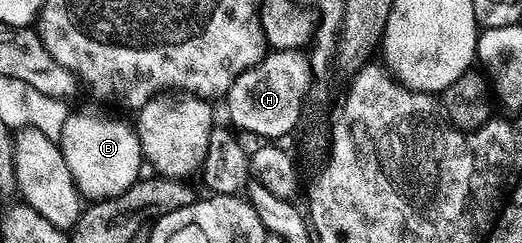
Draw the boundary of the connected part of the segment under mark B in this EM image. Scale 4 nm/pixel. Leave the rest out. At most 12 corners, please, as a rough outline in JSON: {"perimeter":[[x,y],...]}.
{"perimeter":[[92,105],[70,111],[57,143],[94,202],[140,177],[136,129]]}

